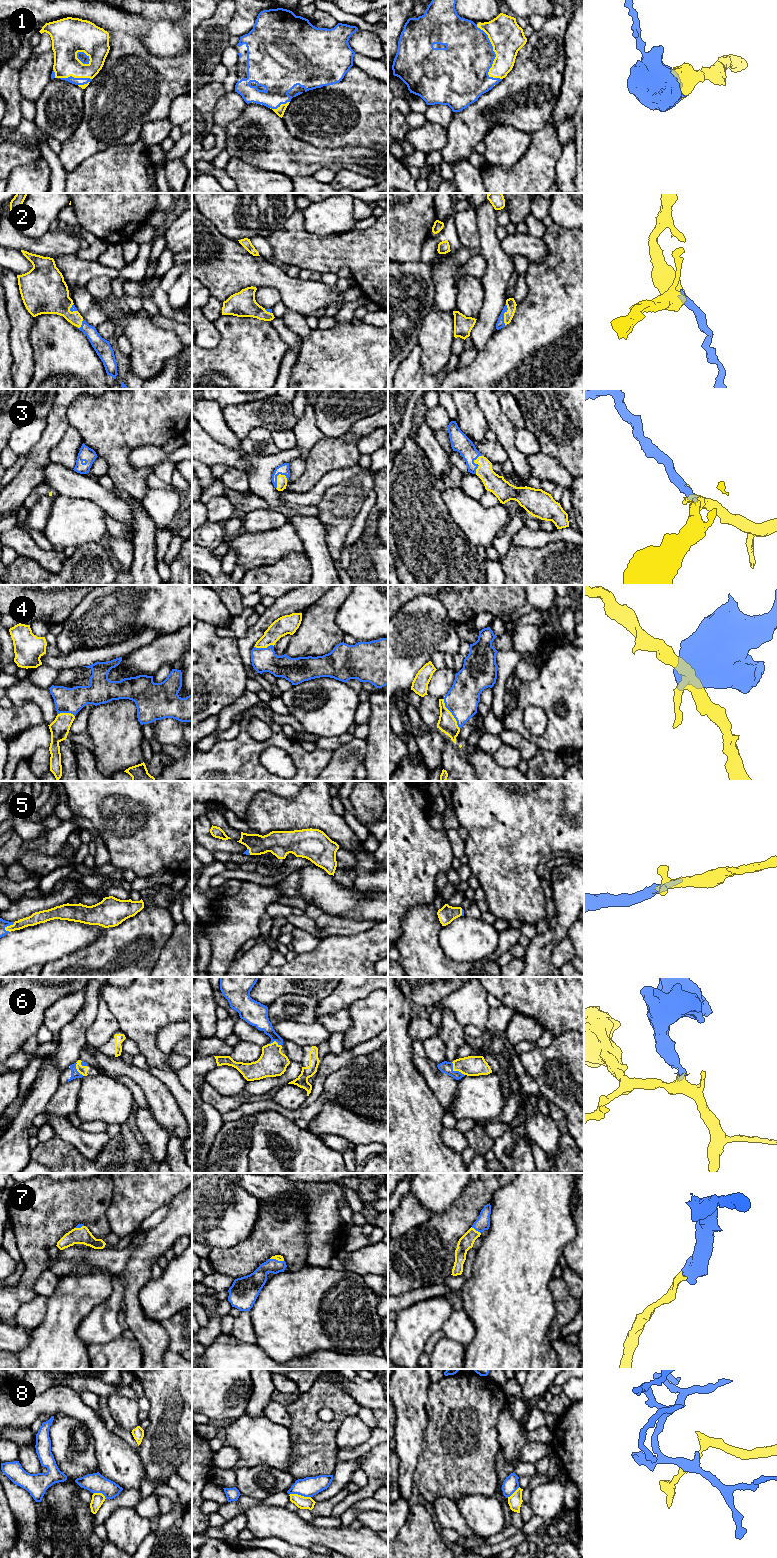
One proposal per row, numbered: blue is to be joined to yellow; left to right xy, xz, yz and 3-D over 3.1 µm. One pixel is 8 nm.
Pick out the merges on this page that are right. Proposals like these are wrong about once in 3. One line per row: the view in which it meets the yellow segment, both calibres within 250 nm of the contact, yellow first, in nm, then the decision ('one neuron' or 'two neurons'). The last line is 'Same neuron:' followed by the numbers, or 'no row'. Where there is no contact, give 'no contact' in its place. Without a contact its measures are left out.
1: yz | 280/400 nm | one neuron
2: yz | 80/70 nm | one neuron
3: xz | 80/90 nm | one neuron
4: yz | 150/260 nm | one neuron
5: xy | 100/60 nm | one neuron
6: yz | 160/100 nm | one neuron
7: yz | 120/120 nm | one neuron
8: xz | 100/160 nm | two neurons
Same neuron: 1, 2, 3, 4, 5, 6, 7

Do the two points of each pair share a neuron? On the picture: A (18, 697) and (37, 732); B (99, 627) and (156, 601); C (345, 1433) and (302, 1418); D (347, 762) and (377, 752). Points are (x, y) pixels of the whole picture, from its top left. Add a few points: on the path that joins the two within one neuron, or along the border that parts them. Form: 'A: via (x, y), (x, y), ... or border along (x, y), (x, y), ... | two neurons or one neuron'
A: border along (44, 722), (47, 725) | two neurons
B: via (113, 613), (128, 601), (142, 601) | one neuron
C: border along (356, 1415), (342, 1422), (336, 1434), (337, 1449) | two neurons
D: border along (365, 739), (366, 754), (362, 761) | two neurons

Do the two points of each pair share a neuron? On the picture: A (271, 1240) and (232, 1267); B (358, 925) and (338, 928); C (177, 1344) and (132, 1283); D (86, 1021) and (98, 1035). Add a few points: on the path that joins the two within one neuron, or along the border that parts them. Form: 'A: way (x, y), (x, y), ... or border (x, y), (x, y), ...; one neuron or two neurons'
A: way (261, 1245), (242, 1260); one neuron
B: way (353, 926), (343, 927); one neuron
C: border (160, 1323), (167, 1335), (167, 1346); two neurons
D: border (99, 1003), (97, 1016), (86, 1031), (86, 1043); two neurons

